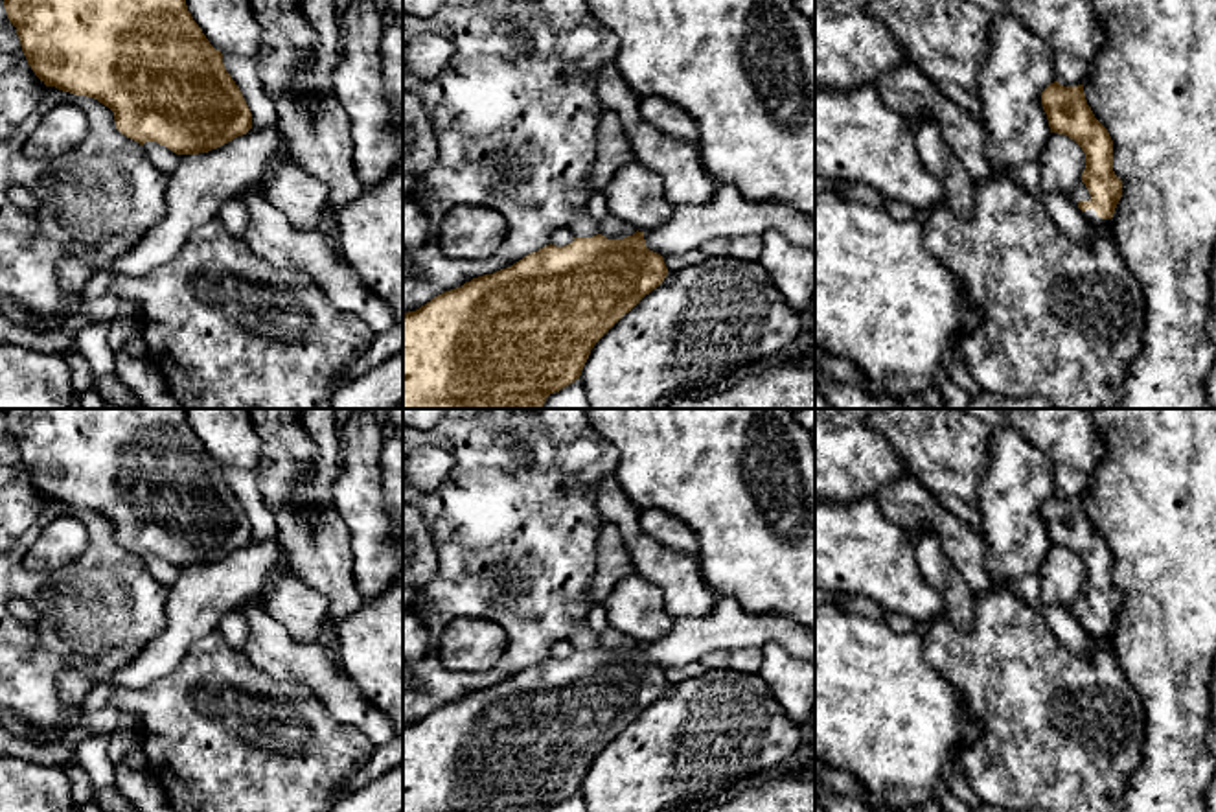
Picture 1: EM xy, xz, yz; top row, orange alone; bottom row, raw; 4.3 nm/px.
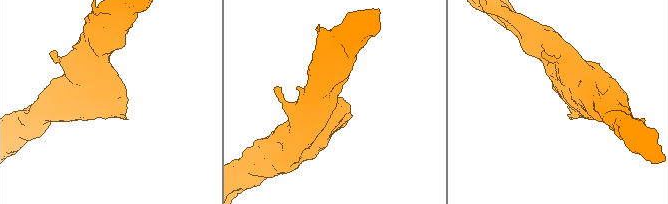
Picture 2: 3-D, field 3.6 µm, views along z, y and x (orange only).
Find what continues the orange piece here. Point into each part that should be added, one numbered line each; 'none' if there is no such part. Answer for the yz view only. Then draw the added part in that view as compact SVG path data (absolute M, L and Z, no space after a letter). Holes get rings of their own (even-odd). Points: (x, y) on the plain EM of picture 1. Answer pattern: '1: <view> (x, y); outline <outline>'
1: yz (1080, 604); outline M1080 593L1074 602L1067 608L1069 613L1078 621L1078 615L1080 613L1091 613L1091 608L1089 608L1089 602L1085 600L1085 597ZM1078 621L1080 622L1080 621ZM1091 621L1091 622L1085 622L1082 624L1082 628L1091 635L1091 637L1107 637L1109 632L1102 632L1096 628L1096 624ZM1080 622L1082 624L1082 622Z

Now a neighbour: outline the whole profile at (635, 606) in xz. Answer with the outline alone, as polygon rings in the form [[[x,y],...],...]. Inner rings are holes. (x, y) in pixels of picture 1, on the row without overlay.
[[[638,574],[618,582],[603,606],[609,624],[638,644],[662,639],[675,622],[664,611],[662,591]]]

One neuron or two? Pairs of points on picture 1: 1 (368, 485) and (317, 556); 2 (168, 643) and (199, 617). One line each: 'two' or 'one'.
1: two
2: one

